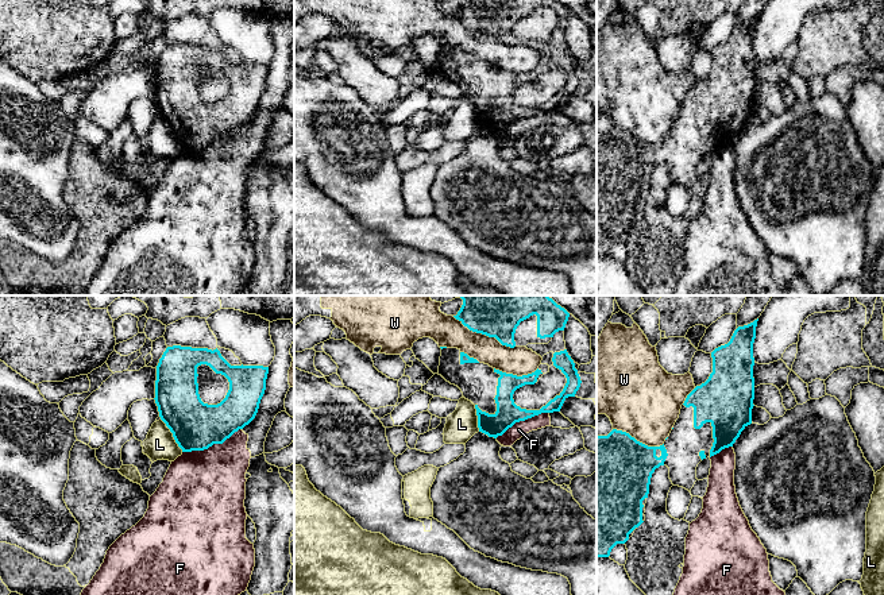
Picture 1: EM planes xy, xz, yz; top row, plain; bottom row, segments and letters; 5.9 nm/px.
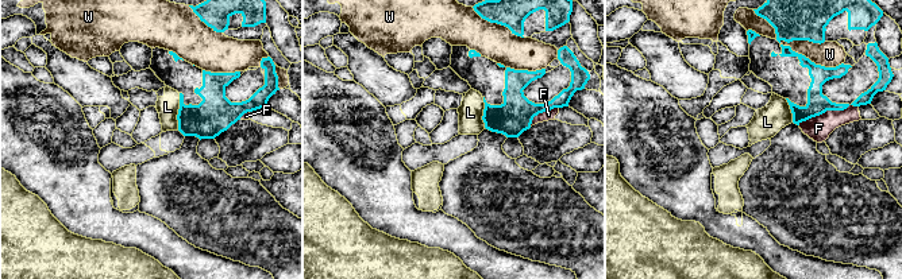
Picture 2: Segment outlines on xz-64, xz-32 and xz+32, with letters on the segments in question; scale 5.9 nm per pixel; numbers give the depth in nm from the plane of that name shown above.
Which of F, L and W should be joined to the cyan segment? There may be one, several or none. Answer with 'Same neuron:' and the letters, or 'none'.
Same neuron: none

